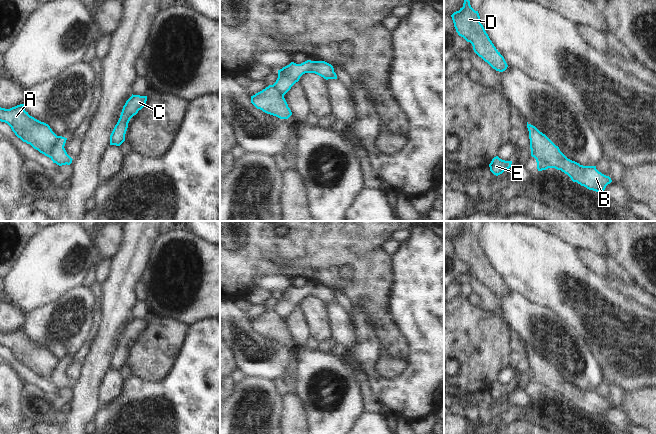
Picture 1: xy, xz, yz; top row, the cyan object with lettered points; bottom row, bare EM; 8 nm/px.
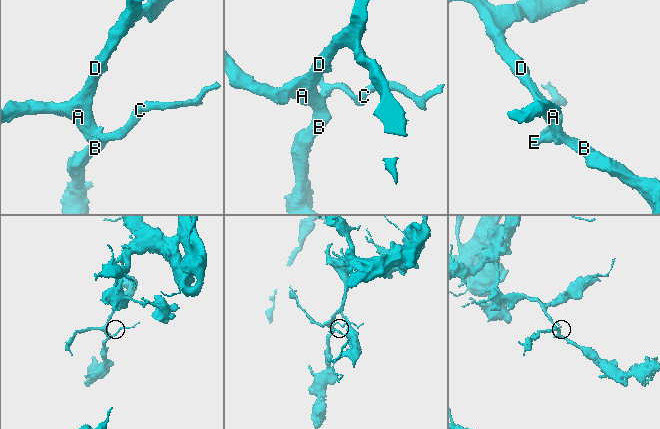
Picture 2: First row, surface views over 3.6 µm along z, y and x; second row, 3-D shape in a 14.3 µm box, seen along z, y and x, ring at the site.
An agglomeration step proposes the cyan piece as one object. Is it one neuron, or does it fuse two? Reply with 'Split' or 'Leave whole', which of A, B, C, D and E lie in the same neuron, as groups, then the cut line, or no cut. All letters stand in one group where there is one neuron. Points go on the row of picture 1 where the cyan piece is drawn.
Split. Groups: A B D / C E. Split along xy (59, 136), (50, 149), (50, 157), (55, 162).

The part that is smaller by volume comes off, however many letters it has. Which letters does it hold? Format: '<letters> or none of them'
C, E

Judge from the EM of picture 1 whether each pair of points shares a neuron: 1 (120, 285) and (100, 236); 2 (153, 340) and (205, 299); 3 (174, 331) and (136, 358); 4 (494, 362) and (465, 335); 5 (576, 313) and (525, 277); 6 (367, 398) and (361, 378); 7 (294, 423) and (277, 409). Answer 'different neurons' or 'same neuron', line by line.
1: different neurons
2: different neurons
3: same neuron
4: same neuron
5: same neuron
6: same neuron
7: different neurons

